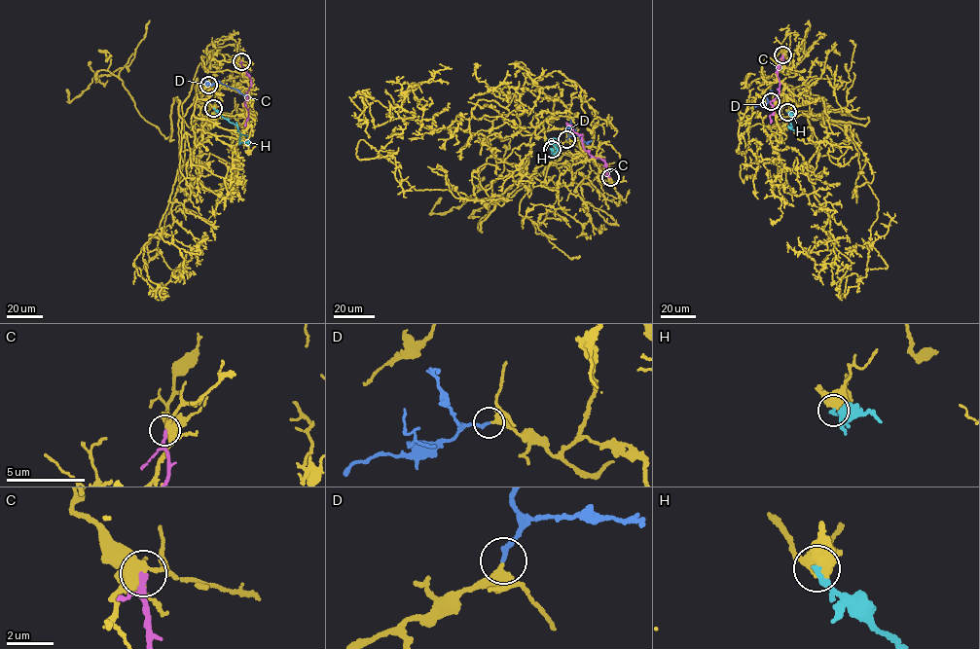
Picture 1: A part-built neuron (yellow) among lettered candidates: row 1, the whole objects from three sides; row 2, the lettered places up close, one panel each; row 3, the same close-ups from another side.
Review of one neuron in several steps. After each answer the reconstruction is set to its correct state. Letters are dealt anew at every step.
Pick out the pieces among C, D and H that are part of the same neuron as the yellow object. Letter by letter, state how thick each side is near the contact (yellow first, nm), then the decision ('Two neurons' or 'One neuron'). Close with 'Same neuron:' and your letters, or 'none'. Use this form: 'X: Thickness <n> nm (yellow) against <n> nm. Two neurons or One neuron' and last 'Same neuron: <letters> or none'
C: Thickness 400 nm (yellow) against 220 nm. Two neurons
D: Thickness 340 nm (yellow) against 200 nm. One neuron
H: Thickness 480 nm (yellow) against 240 nm. Two neurons
Same neuron: D

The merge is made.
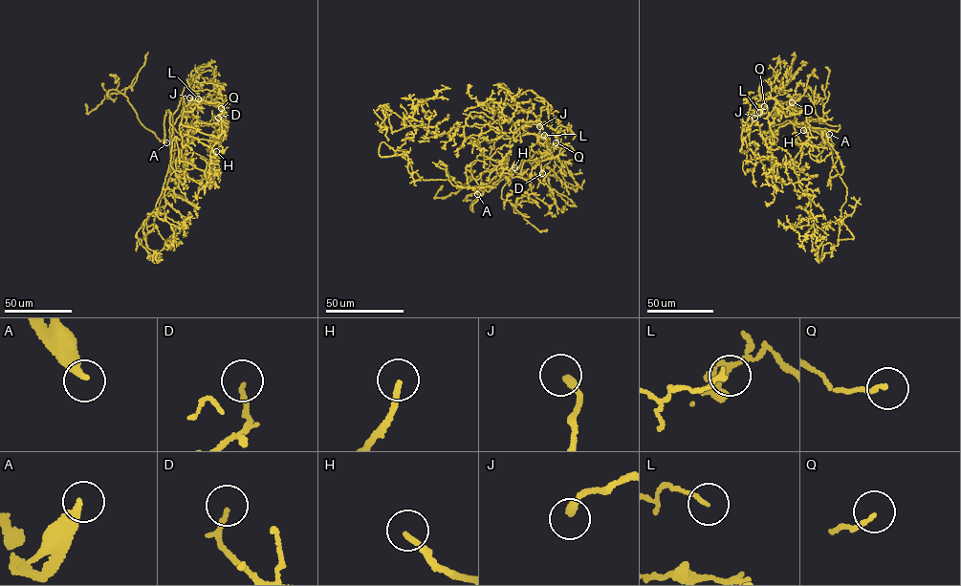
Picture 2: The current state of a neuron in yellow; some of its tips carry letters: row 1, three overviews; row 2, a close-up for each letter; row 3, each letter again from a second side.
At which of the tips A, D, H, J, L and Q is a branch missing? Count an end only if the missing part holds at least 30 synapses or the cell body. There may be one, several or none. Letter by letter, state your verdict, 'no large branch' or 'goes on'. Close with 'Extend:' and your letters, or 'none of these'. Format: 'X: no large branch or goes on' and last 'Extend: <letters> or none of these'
A: goes on
D: goes on
H: goes on
J: no large branch
L: no large branch
Q: no large branch
Extend: A, D, H

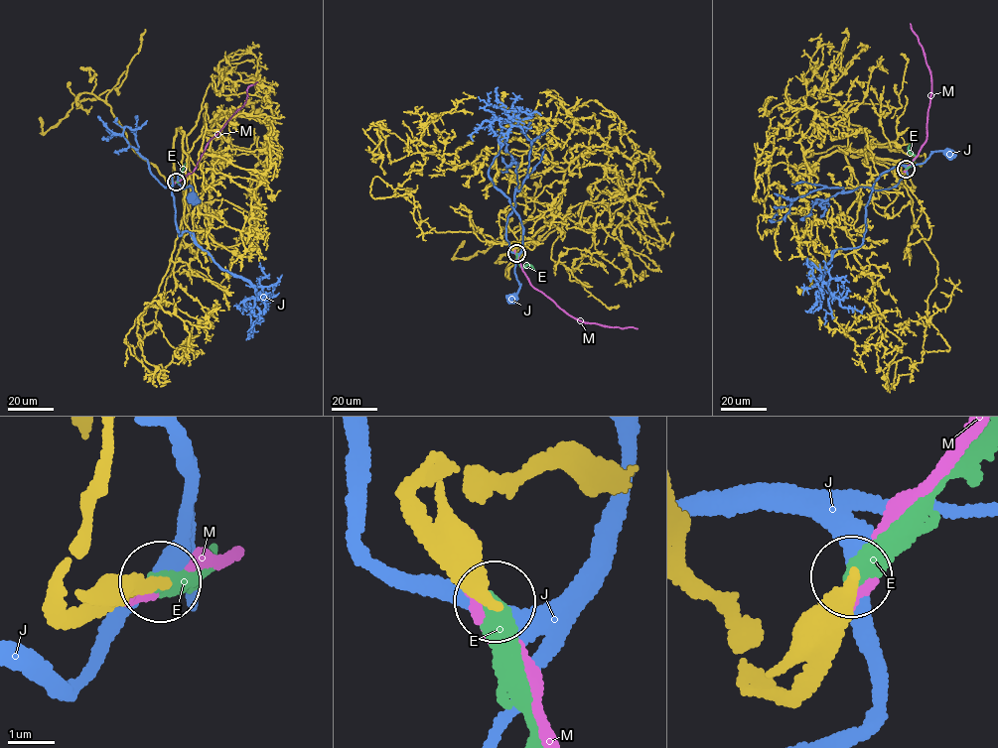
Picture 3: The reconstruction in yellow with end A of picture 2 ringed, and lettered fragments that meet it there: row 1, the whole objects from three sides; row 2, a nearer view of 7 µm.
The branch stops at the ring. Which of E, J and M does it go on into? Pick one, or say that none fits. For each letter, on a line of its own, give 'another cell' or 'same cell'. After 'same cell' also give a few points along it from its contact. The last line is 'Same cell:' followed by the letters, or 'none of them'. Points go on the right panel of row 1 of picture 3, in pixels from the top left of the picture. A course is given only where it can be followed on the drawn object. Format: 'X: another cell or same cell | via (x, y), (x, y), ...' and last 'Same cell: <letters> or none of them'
E: same cell | via (906, 170), (916, 157), (909, 151), (910, 144)
J: another cell
M: another cell
Same cell: E

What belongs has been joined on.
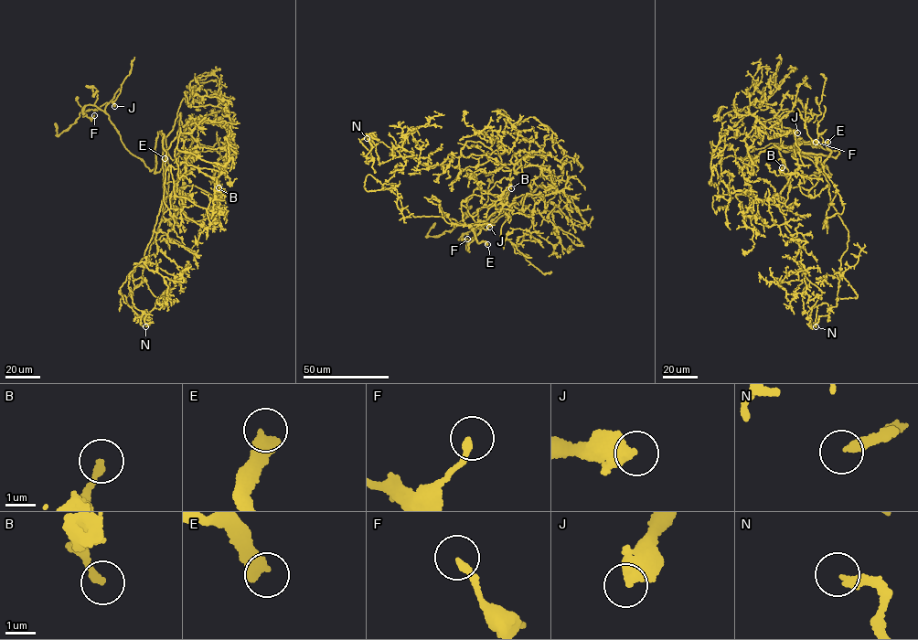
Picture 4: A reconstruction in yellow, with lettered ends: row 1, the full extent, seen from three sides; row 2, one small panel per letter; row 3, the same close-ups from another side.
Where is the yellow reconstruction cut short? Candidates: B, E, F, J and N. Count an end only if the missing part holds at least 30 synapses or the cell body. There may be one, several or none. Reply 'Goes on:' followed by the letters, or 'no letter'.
Goes on: E

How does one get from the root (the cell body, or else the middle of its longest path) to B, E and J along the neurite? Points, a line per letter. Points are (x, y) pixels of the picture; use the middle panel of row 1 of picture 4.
B: (499, 208), (506, 198), (477, 188), (466, 203), (472, 217), (484, 205), (499, 204), (506, 188), (511, 188)
E: (499, 208), (506, 204), (507, 196), (485, 226), (472, 228), (478, 242), (483, 241), (487, 244)
J: (499, 208), (506, 204), (507, 196), (466, 250), (479, 221), (495, 221), (511, 207), (489, 227)

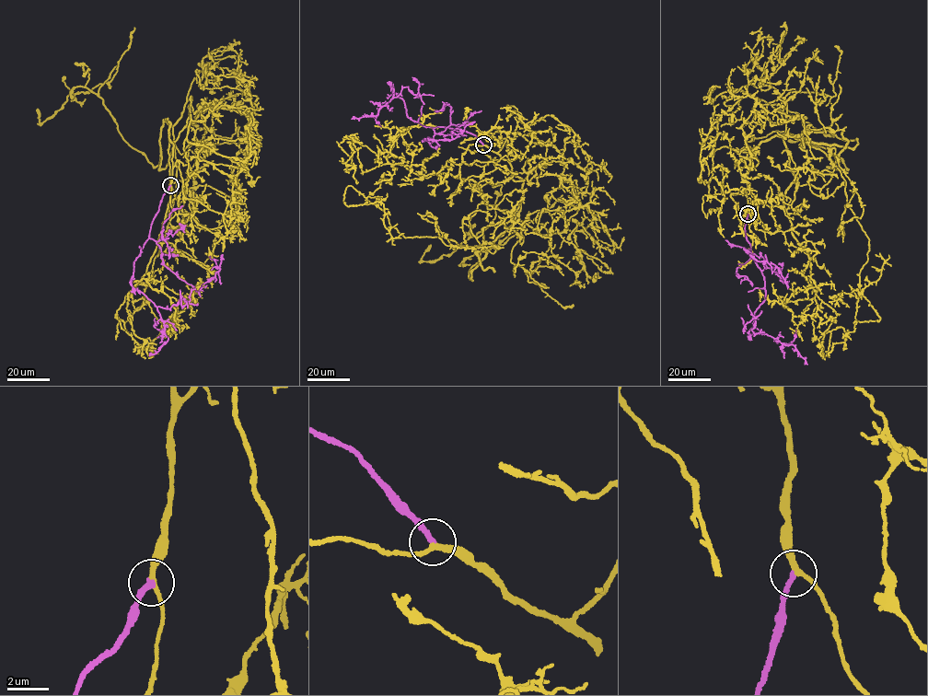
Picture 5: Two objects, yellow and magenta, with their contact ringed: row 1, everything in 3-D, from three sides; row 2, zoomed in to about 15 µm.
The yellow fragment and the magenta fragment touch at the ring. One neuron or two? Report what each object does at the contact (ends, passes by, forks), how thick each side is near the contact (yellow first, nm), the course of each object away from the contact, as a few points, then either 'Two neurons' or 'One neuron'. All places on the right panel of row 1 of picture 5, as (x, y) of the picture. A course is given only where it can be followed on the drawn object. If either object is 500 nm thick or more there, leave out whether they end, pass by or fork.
At the ring yellow passes by. At the ring magenta ends. Thickness 240 nm (yellow) against 240 nm. Course of yellow: (748, 214), (751, 149), (789, 133), (834, 164), (868, 238), (858, 321), (880, 318), (861, 294), (875, 254). Course of magenta: (748, 214), (744, 229), (765, 299), (749, 333), (764, 333), (752, 330), (753, 318), (744, 330), (740, 318). One neuron

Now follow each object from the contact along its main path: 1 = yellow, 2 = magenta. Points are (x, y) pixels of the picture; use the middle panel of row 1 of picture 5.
1: (482, 144), (523, 181), (517, 222), (478, 246), (406, 237), (347, 187), (346, 205), (379, 201), (403, 233)
2: (482, 144), (473, 133), (408, 117), (391, 85), (397, 97), (405, 86), (418, 94), (413, 80), (423, 83)

